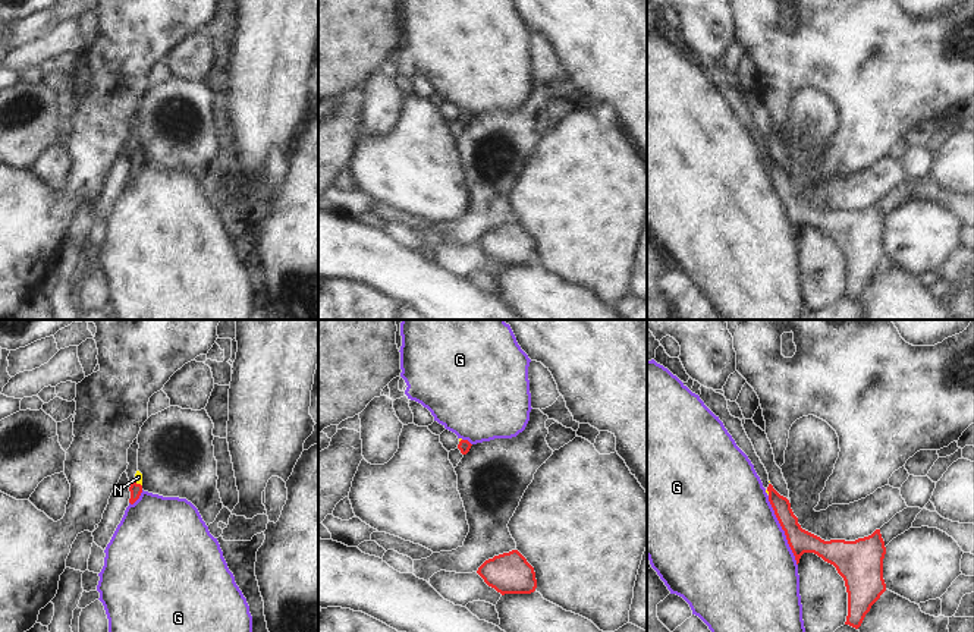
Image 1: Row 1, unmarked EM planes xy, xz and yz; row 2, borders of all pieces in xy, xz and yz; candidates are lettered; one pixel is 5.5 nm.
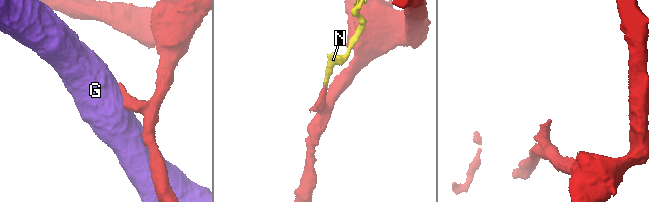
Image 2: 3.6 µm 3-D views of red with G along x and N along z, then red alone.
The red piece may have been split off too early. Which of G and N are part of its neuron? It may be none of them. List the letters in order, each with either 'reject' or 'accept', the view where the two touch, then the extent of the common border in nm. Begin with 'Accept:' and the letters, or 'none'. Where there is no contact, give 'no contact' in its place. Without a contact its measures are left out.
Accept: N
G: reject | yz | 420 nm
N: accept | xy | 50 nm

